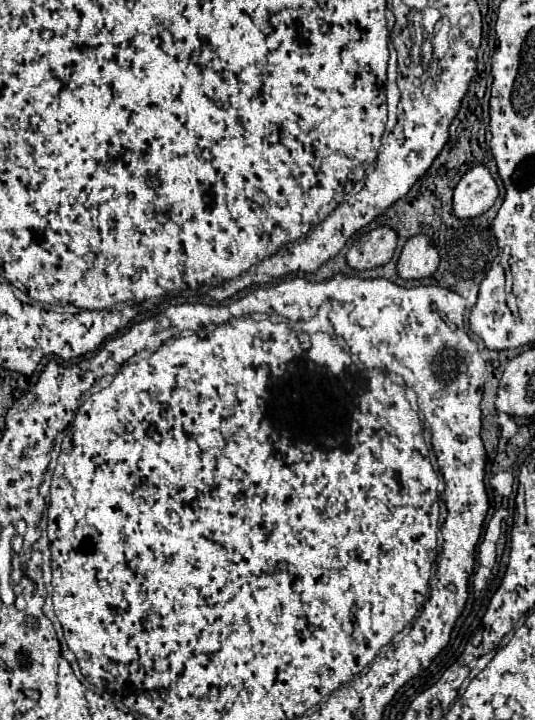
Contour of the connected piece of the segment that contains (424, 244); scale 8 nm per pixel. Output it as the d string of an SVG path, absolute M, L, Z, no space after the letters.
M416 235L410 237L398 259L398 275L400 279L424 279L432 277L438 269L438 251L434 249L430 237Z

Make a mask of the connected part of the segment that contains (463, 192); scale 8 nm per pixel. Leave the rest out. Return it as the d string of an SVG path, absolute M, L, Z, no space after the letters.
M476 165L464 173L454 189L452 209L460 219L470 219L486 213L498 197L498 185L484 165Z

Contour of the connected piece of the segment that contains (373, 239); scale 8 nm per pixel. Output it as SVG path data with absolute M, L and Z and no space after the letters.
M378 227L360 237L348 251L346 263L356 271L366 271L388 263L396 251L398 235L390 227Z

